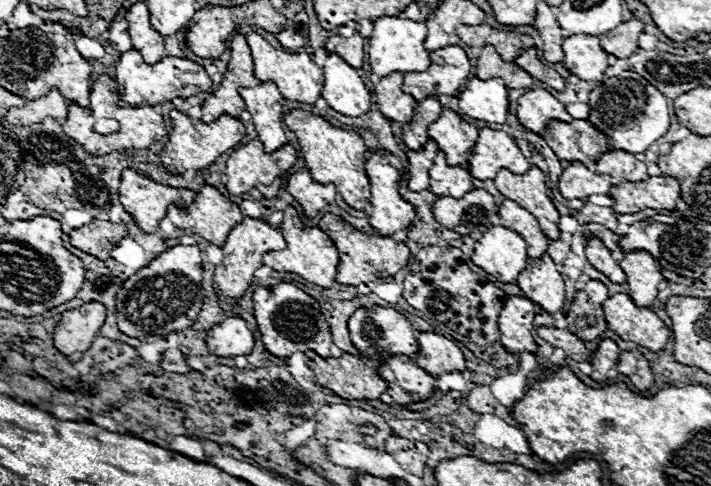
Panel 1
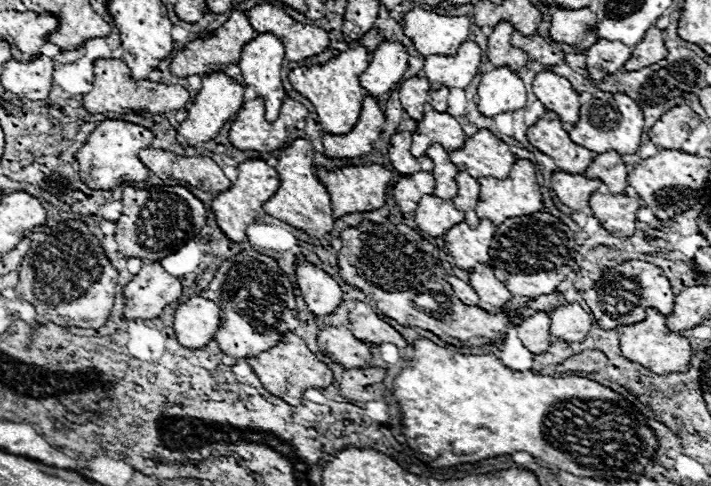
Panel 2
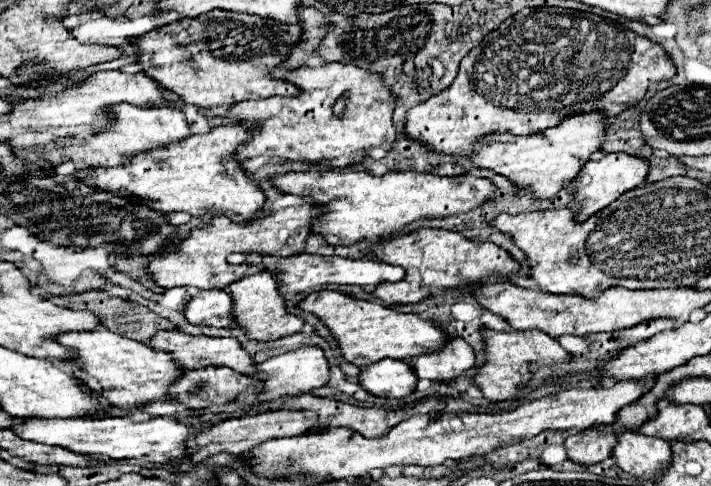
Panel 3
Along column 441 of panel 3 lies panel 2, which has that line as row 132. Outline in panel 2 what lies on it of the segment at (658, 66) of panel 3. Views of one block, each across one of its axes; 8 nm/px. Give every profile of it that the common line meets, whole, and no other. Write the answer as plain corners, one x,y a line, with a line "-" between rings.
104,120
96,126
96,130
88,136
82,150
76,154
80,164
80,176
92,190
112,190
122,182
146,182
150,178
148,168
140,162
138,152
142,148
150,148
154,142
154,134
138,124
124,120

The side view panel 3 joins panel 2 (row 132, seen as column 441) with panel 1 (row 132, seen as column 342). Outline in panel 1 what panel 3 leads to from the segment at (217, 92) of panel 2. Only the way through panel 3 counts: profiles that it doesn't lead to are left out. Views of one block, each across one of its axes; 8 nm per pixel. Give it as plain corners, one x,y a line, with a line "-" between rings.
172,110
170,118
172,118
172,132
168,134
168,142
164,144
160,156
164,166
174,166
180,170
200,170
210,166
220,154
236,146
246,134
244,124
232,116
220,116
212,124
204,124
202,120
192,120
184,112

